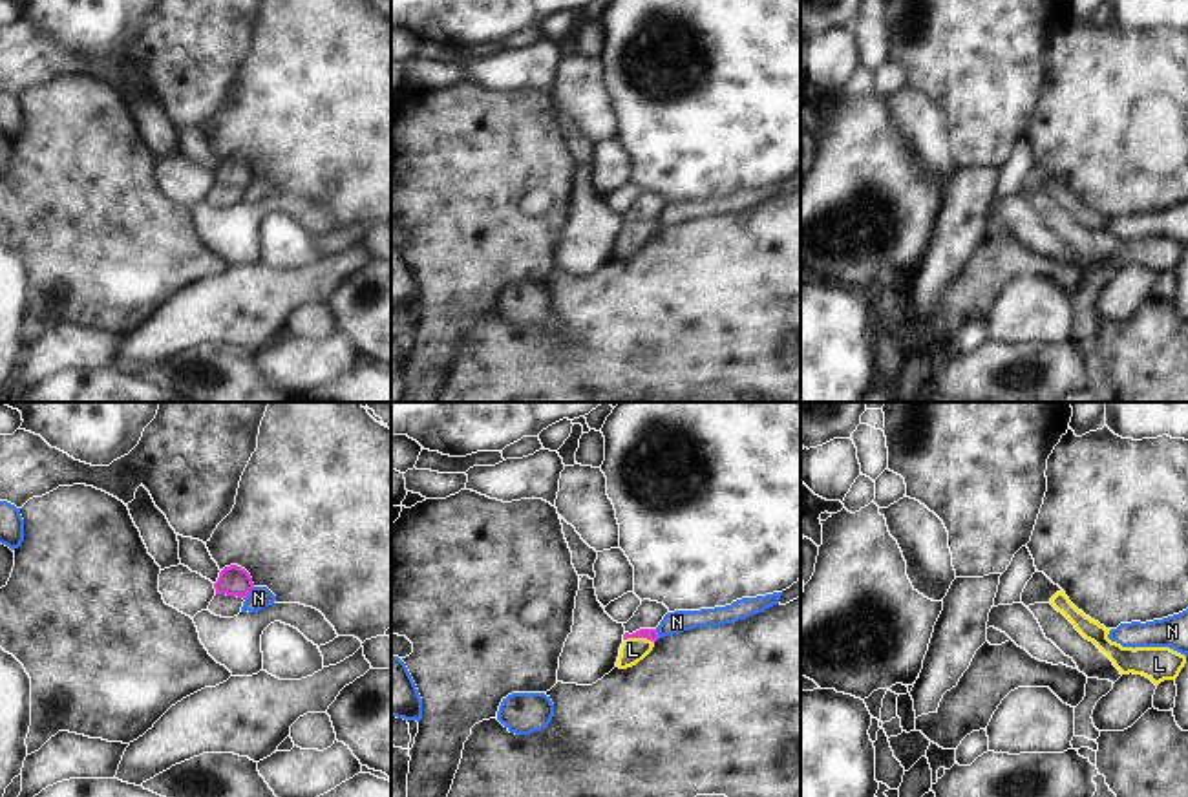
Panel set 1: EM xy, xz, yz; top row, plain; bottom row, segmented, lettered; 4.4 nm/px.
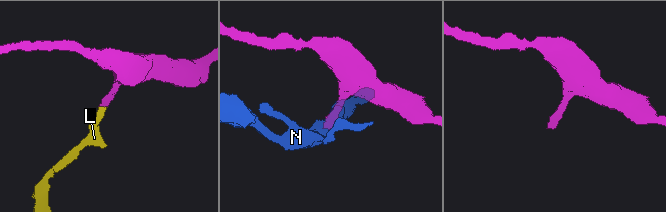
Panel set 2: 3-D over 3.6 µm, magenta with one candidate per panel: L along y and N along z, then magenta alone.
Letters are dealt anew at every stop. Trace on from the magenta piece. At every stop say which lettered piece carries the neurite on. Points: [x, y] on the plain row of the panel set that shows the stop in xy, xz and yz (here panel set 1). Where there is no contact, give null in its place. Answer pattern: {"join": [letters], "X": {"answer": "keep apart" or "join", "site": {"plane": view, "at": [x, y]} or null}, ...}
{"join": ["L"], "L": {"answer": "join", "site": {"plane": "xz", "at": [638, 227]}}, "N": {"answer": "keep apart", "site": {"plane": "xy", "at": [249, 181]}}}

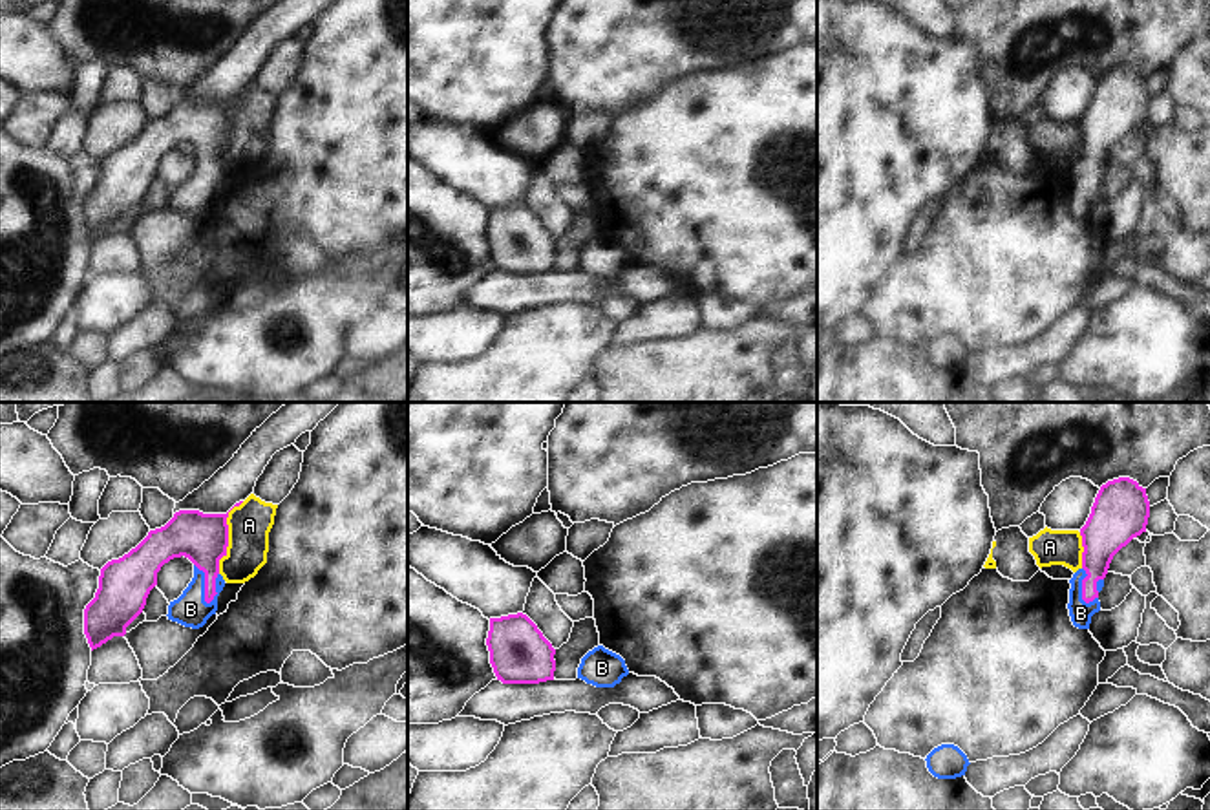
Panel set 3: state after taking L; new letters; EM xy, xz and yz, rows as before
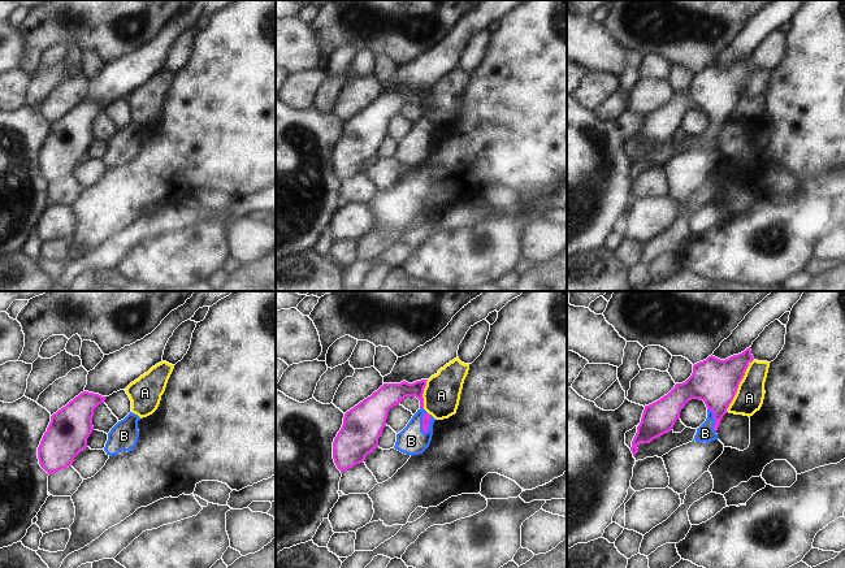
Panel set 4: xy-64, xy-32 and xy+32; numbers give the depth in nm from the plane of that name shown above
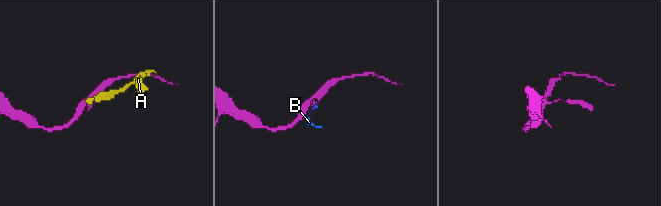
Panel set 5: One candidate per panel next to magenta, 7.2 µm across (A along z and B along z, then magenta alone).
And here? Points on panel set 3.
{"join": ["B"], "A": {"answer": "keep apart", "site": {"plane": "xy", "at": [227, 127]}}, "B": {"answer": "join", "site": {"plane": "xy", "at": [205, 174]}}}

